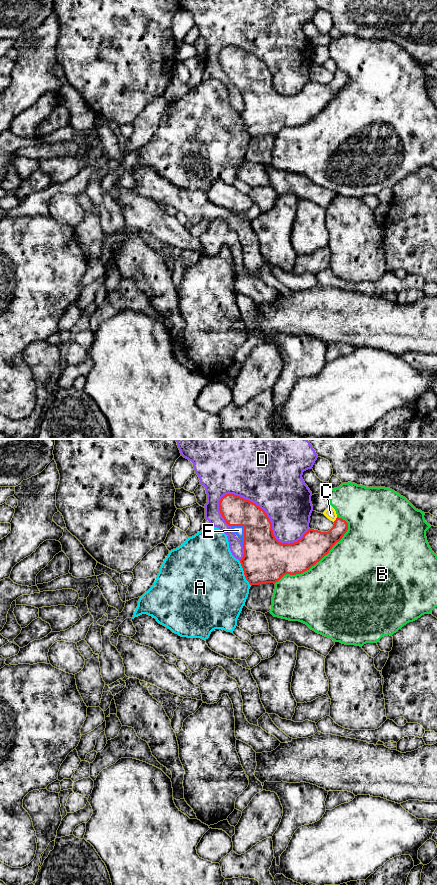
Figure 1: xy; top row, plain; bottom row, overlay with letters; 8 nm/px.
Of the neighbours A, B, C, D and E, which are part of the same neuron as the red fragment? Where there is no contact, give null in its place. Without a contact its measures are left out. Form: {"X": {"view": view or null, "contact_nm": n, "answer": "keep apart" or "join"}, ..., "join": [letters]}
{"A": {"view": "xy", "contact_nm": 220, "answer": "keep apart"}, "B": {"view": "xy", "contact_nm": 750, "answer": "keep apart"}, "C": {"view": "xy", "contact_nm": 50, "answer": "keep apart"}, "D": {"view": "xy", "contact_nm": 750, "answer": "keep apart"}, "E": {"view": "xy", "contact_nm": 190, "answer": "join"}, "join": ["E"]}

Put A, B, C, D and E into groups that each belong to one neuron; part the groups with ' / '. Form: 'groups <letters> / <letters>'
groups A / B / C / D / E

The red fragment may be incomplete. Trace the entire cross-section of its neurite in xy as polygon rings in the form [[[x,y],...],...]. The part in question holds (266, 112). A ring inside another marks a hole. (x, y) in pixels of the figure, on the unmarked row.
[[[226,46],[219,53],[219,63],[241,92],[244,107],[240,115],[251,138],[275,136],[286,126],[309,122],[348,82],[348,75],[337,69],[328,84],[309,81],[297,94],[281,95],[273,86],[269,69],[255,55]]]

